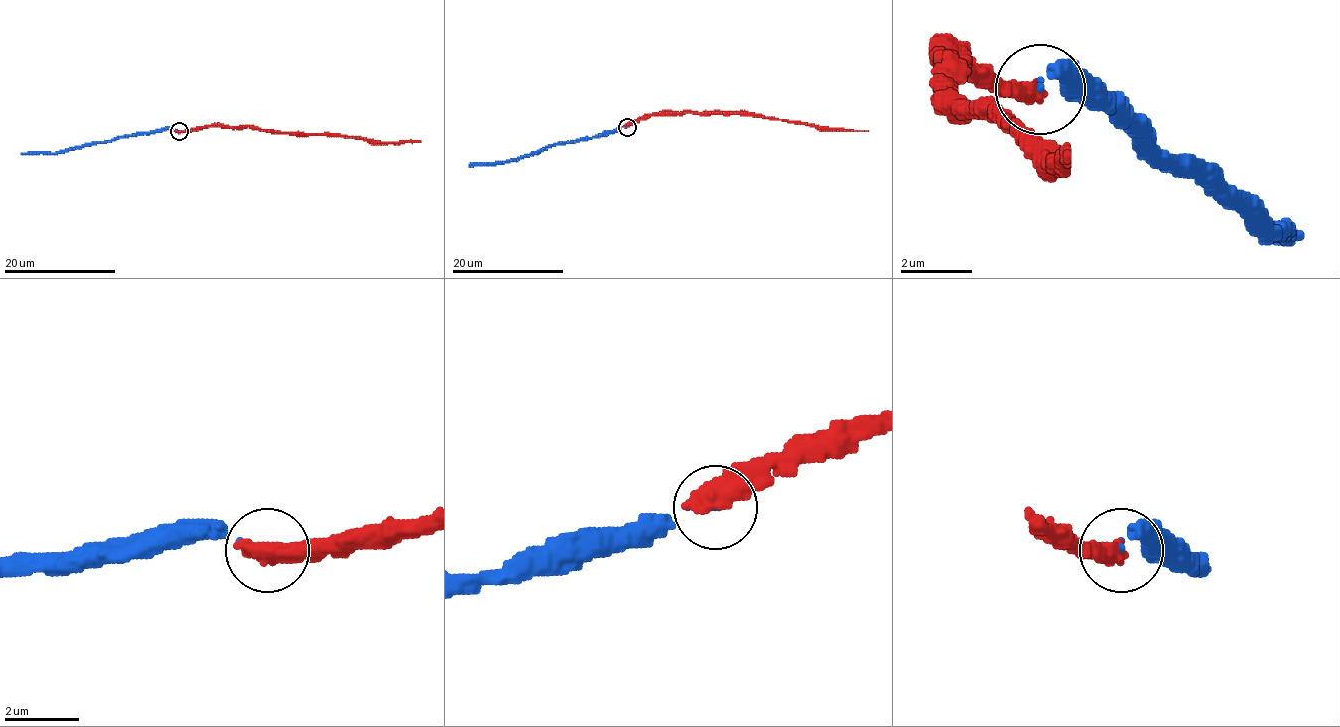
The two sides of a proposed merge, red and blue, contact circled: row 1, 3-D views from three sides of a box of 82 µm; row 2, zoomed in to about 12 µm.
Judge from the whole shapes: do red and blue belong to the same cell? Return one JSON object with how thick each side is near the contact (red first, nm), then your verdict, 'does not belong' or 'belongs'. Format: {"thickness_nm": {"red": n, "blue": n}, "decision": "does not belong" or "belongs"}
{"thickness_nm": {"red": 650, "blue": 140}, "decision": "belongs"}

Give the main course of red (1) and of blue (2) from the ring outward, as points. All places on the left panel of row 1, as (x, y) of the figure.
1: (179, 131), (203, 126), (257, 126), (281, 132), (352, 136), (371, 142), (420, 140)
2: (179, 131), (168, 128), (114, 137), (58, 153), (21, 153)

